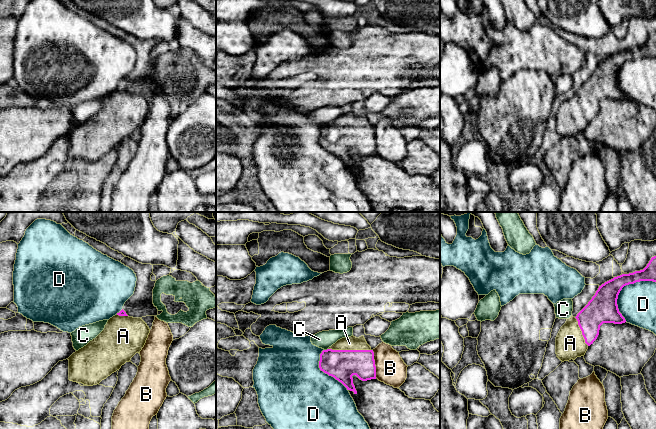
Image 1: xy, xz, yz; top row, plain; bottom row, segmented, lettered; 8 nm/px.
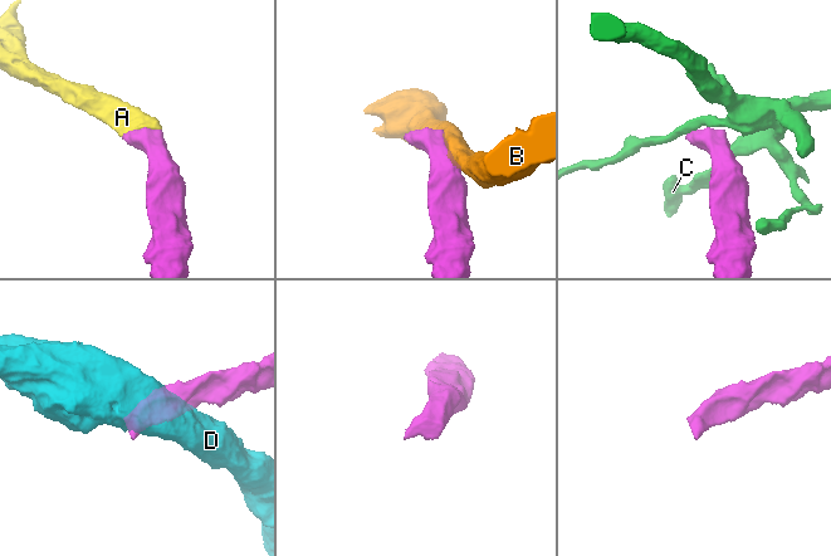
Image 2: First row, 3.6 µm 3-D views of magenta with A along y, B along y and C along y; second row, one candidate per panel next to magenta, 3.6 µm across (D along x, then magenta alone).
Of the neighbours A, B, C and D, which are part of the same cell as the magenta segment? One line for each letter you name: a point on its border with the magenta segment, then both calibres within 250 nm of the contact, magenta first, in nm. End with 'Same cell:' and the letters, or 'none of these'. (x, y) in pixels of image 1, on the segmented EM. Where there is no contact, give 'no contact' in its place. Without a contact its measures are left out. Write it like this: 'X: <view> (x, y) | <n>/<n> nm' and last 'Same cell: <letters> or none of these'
A: xz (350, 350) | 240/110 nm
Same cell: A

